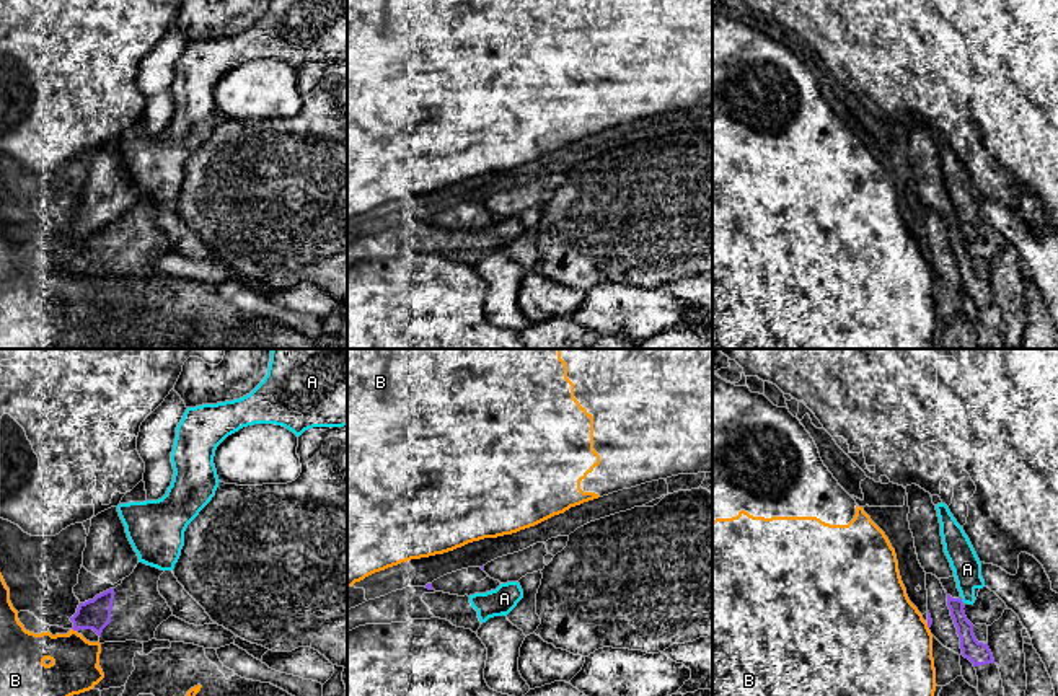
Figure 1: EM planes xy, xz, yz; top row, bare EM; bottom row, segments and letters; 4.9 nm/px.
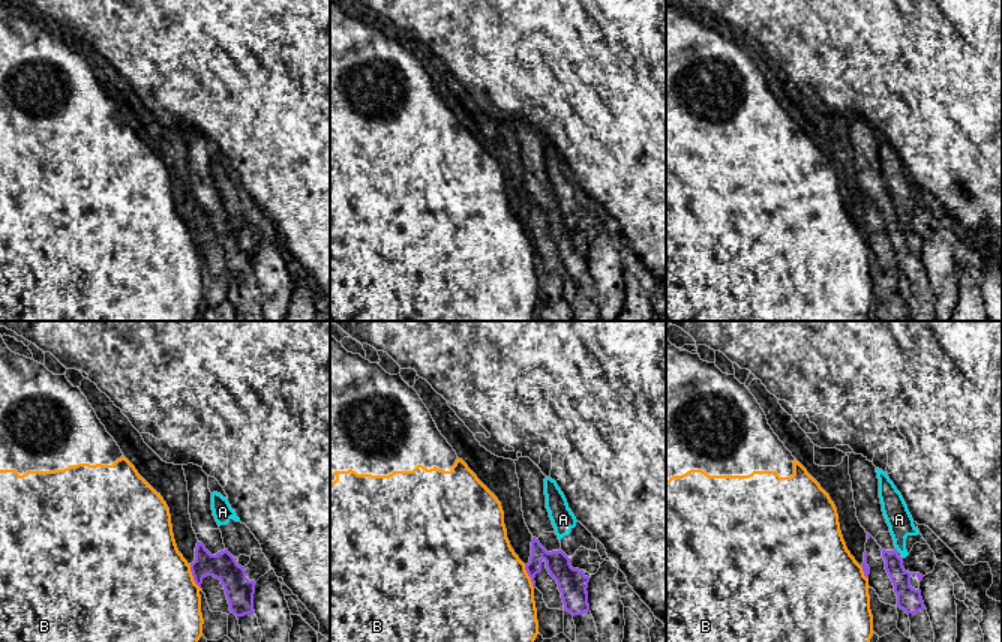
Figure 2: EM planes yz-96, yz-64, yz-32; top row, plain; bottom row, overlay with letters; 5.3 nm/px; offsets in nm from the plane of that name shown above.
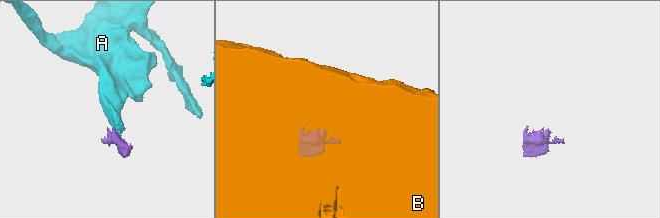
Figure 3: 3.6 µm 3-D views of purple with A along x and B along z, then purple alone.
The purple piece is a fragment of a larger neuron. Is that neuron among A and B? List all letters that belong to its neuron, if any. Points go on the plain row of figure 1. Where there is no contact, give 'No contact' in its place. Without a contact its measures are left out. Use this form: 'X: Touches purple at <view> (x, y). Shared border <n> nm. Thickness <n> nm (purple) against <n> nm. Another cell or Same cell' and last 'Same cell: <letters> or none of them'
A: Touches purple at yz (961, 235). Shared border 30 nm. Thickness 100 nm (purple) against 140 nm. Another cell
B: Touches purple at xy (74, 264). Shared border 30 nm. Thickness 150 nm (purple) against 240 nm. Another cell
Same cell: none of them

